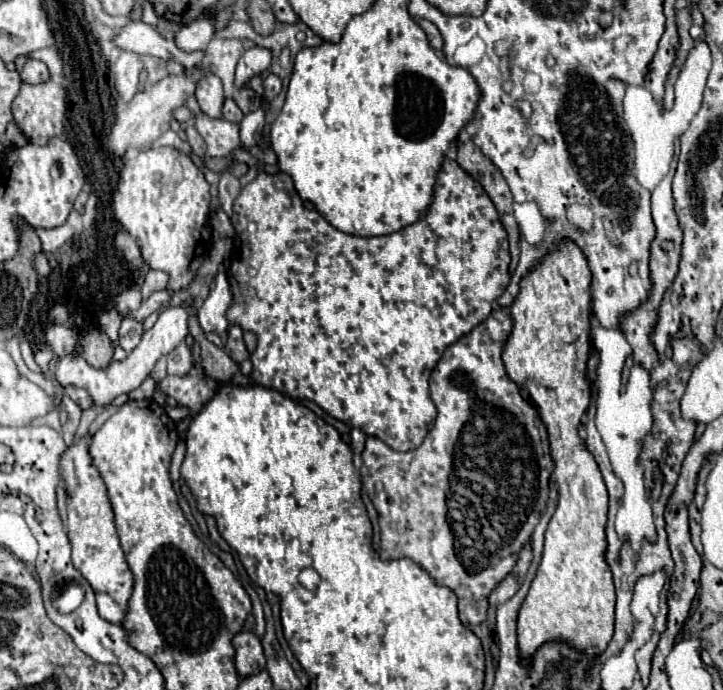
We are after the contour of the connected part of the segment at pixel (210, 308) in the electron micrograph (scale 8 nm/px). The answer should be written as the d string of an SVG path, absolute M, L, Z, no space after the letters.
M218 271L218 275L214 277L214 289L210 291L208 299L204 301L204 305L198 311L198 319L202 329L214 331L218 335L226 333L230 323L226 319L226 309L232 303L232 295L230 295L230 287L228 287L228 279L224 271Z

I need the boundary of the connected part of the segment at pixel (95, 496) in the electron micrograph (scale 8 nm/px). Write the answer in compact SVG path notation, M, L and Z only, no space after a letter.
M84 435L76 439L60 457L60 475L66 487L66 503L68 503L68 539L72 545L72 563L82 573L82 577L92 585L96 595L96 607L100 617L114 625L122 625L128 599L134 589L134 577L130 567L124 559L116 527L114 527L114 513L106 495L106 485L92 463L88 453L90 437Z

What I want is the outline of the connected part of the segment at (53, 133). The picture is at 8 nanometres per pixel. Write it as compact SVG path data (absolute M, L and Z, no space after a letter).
M52 79L42 85L22 83L20 93L12 103L12 111L14 111L16 125L22 129L24 137L30 143L44 145L46 141L50 141L50 137L64 137L64 123L66 123L66 113L68 113L66 87Z

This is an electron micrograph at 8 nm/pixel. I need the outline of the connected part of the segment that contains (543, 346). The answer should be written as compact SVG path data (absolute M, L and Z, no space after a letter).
M560 241L558 247L548 251L520 281L520 293L510 307L512 333L502 349L502 361L508 377L520 387L524 399L536 407L540 413L550 439L552 459L556 463L554 479L558 485L558 507L546 531L546 543L542 553L542 563L538 567L536 579L520 607L518 615L518 645L520 655L528 659L534 651L552 639L568 641L572 647L582 649L586 655L594 657L602 653L614 633L614 583L608 563L604 559L606 551L606 513L608 513L608 493L602 481L600 469L594 457L586 451L578 437L580 419L590 405L590 387L586 379L586 361L590 353L590 269L588 261L574 245L574 241Z

